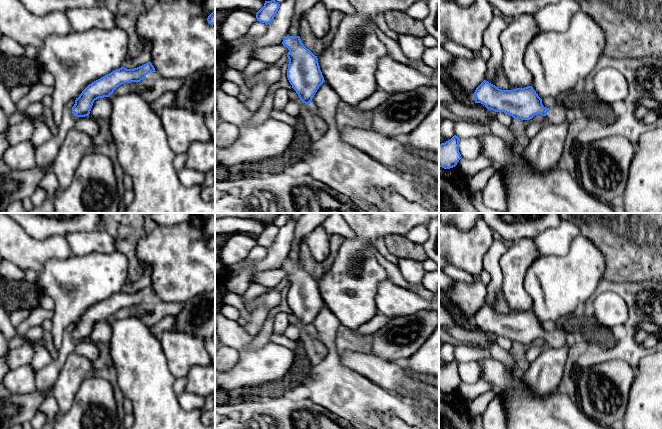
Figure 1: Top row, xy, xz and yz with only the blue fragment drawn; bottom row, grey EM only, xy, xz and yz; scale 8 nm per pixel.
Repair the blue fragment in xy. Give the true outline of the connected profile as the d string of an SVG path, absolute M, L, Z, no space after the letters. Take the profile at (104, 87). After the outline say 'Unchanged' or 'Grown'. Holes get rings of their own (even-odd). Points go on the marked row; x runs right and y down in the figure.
M151 62L134 69L121 67L89 84L75 100L72 114L77 117L89 116L95 100L109 97L122 84L140 82L150 72L156 72Z. Unchanged

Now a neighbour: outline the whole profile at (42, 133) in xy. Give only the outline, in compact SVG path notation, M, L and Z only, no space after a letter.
M37 121L35 123L35 130L29 140L35 148L38 148L52 137L53 133L49 127L44 122Z

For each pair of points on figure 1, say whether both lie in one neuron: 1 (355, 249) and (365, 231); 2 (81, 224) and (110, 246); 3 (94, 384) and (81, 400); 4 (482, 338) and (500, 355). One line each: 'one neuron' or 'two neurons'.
1: one neuron
2: two neurons
3: one neuron
4: one neuron

